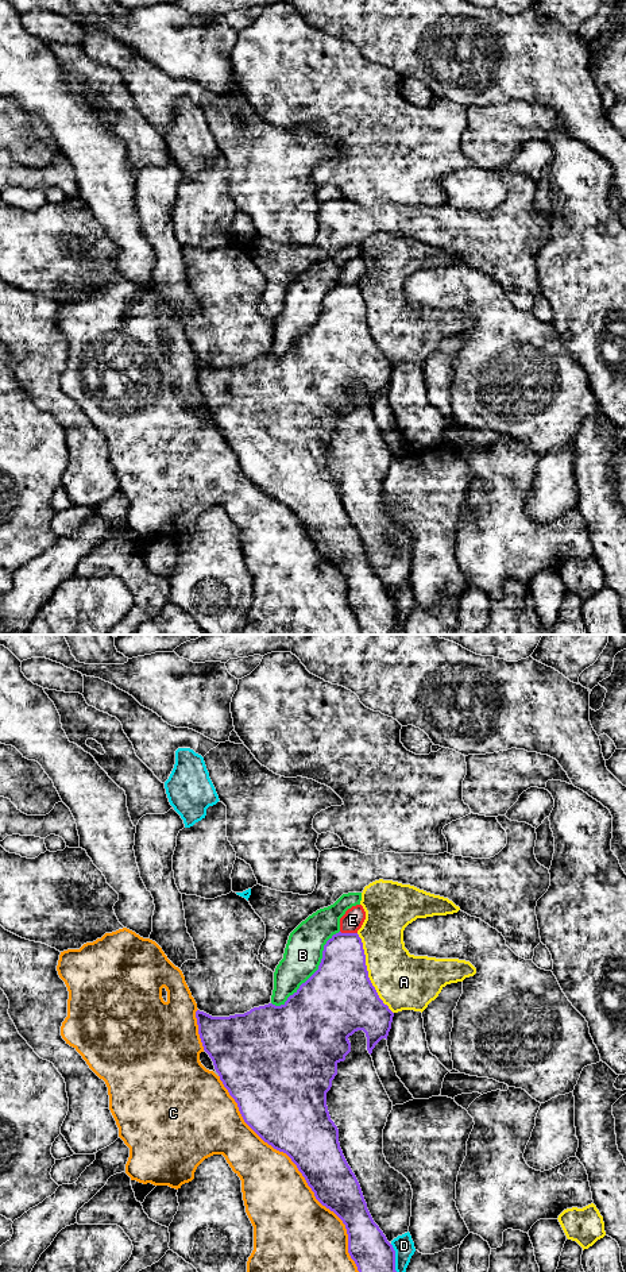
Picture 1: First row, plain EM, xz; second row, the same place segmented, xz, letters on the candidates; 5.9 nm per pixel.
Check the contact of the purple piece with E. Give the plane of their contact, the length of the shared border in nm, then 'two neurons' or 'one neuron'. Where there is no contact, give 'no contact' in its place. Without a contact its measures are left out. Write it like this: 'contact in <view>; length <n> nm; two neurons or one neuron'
contact in xz; length 110 nm; two neurons

